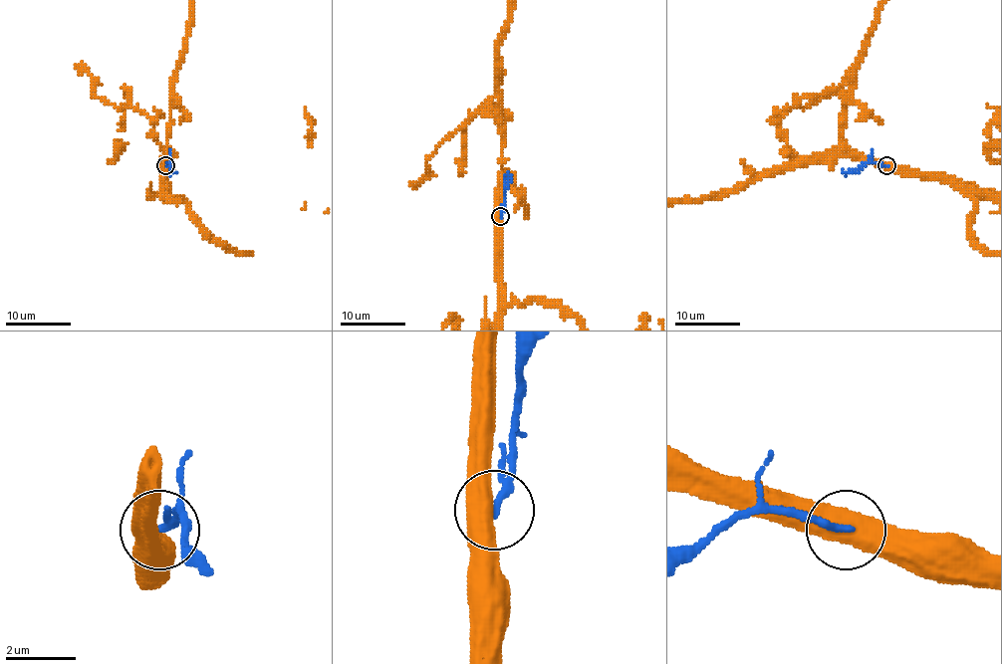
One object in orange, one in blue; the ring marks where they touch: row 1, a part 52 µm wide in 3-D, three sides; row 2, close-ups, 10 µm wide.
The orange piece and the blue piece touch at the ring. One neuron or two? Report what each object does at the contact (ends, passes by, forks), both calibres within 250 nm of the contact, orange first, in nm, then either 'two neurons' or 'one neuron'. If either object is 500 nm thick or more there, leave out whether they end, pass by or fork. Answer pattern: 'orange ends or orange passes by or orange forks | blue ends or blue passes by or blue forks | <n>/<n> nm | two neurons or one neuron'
550/220 nm | two neurons

